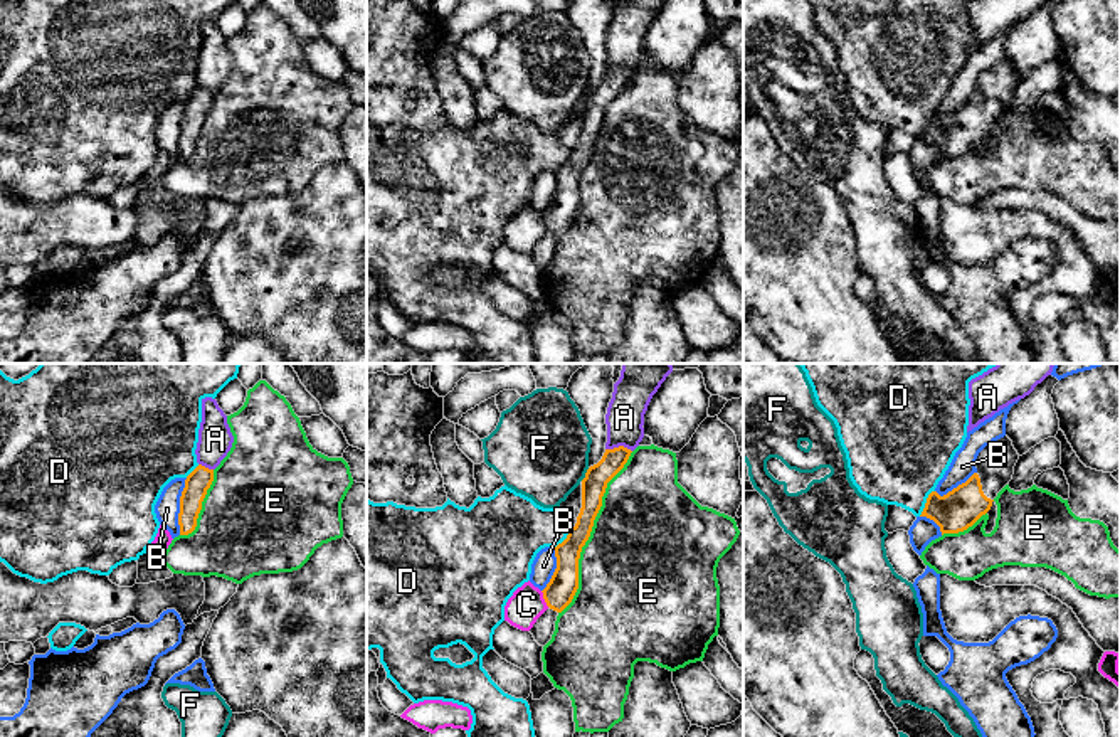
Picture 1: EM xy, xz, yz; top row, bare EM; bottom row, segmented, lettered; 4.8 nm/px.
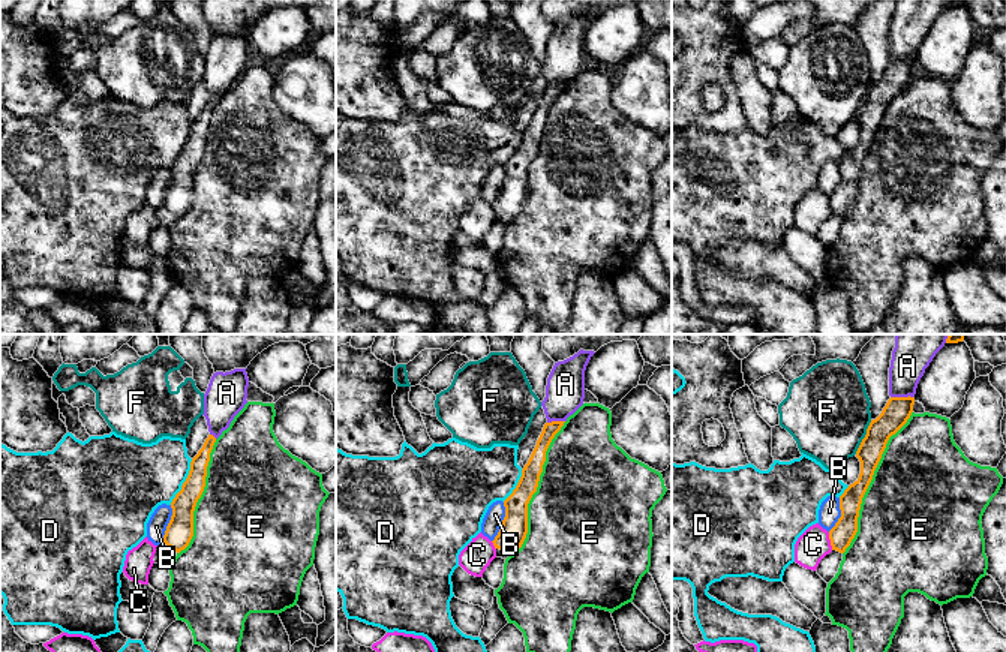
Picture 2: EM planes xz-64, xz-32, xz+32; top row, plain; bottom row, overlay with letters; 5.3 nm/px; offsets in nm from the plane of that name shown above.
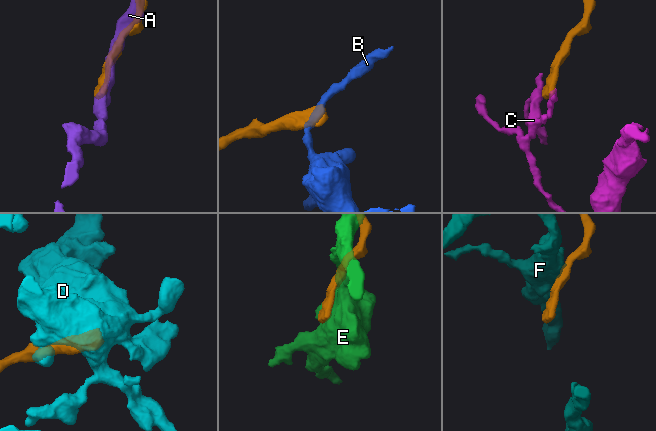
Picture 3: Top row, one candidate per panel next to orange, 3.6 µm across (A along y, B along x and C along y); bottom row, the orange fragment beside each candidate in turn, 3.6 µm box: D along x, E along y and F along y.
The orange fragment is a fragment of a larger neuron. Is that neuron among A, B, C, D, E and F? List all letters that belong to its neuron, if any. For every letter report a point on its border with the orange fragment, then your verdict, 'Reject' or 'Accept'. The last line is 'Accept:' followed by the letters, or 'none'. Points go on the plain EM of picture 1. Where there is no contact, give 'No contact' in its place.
A: Touches orange at xz (619, 69). Reject
B: Touches orange at xy (180, 130). Reject
C: Touches orange at xz (544, 221). Reject
D: Touches orange at yz (925, 127). Reject
E: Touches orange at xz (591, 153). Reject
F: Touches orange at xz (586, 98). Reject
Accept: none

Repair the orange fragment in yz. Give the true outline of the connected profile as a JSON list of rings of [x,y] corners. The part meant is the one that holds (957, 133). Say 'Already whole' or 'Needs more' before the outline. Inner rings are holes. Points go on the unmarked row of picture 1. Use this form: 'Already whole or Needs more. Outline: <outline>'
Needs more. Outline: [[[1007,59],[994,64],[979,76],[977,94],[965,106],[943,119],[937,114],[928,118],[920,140],[933,143],[942,158],[967,153],[991,133],[997,116],[1009,108],[1017,82]]]

